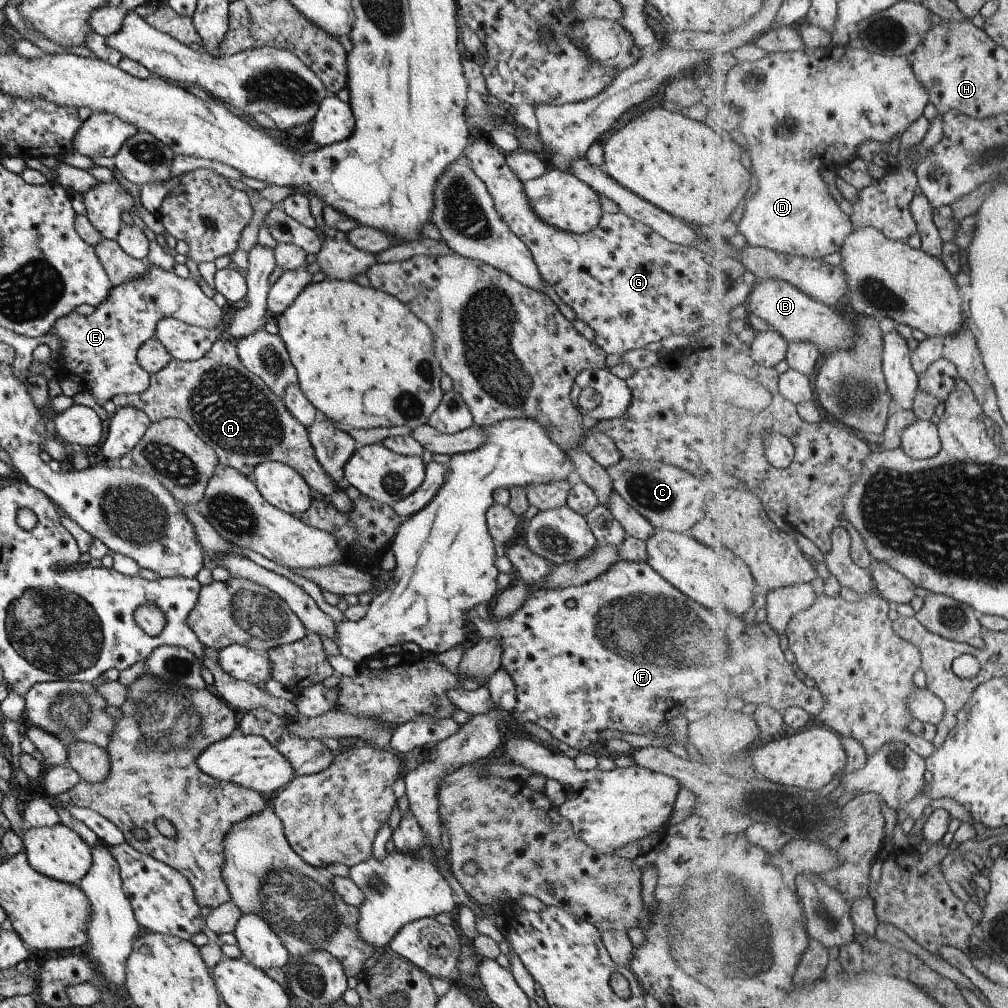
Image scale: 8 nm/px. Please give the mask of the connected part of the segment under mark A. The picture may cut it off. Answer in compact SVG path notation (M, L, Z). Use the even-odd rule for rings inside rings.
M224 337L221 339L217 339L211 345L211 348L201 357L194 361L180 361L177 359L171 359L167 366L164 366L161 370L154 372L150 375L149 386L143 392L139 394L118 394L112 396L110 401L116 406L116 408L129 405L134 406L136 409L141 410L142 413L145 413L145 416L150 420L151 423L156 423L161 419L166 418L180 418L183 422L187 423L187 426L207 445L213 452L215 453L216 460L220 464L220 466L228 466L238 470L239 473L245 475L246 477L251 478L253 467L256 464L259 464L263 461L277 461L290 466L297 474L301 475L301 478L313 489L315 492L319 492L319 494L323 494L325 500L328 496L333 492L339 490L339 484L335 485L334 482L325 474L325 471L318 465L316 458L314 457L314 450L310 445L308 439L308 432L306 428L300 423L297 422L296 418L293 418L285 405L281 402L281 399L274 395L269 387L258 377L255 376L252 372L249 372L248 368L245 368L238 359L236 353L235 343L228 337Z

